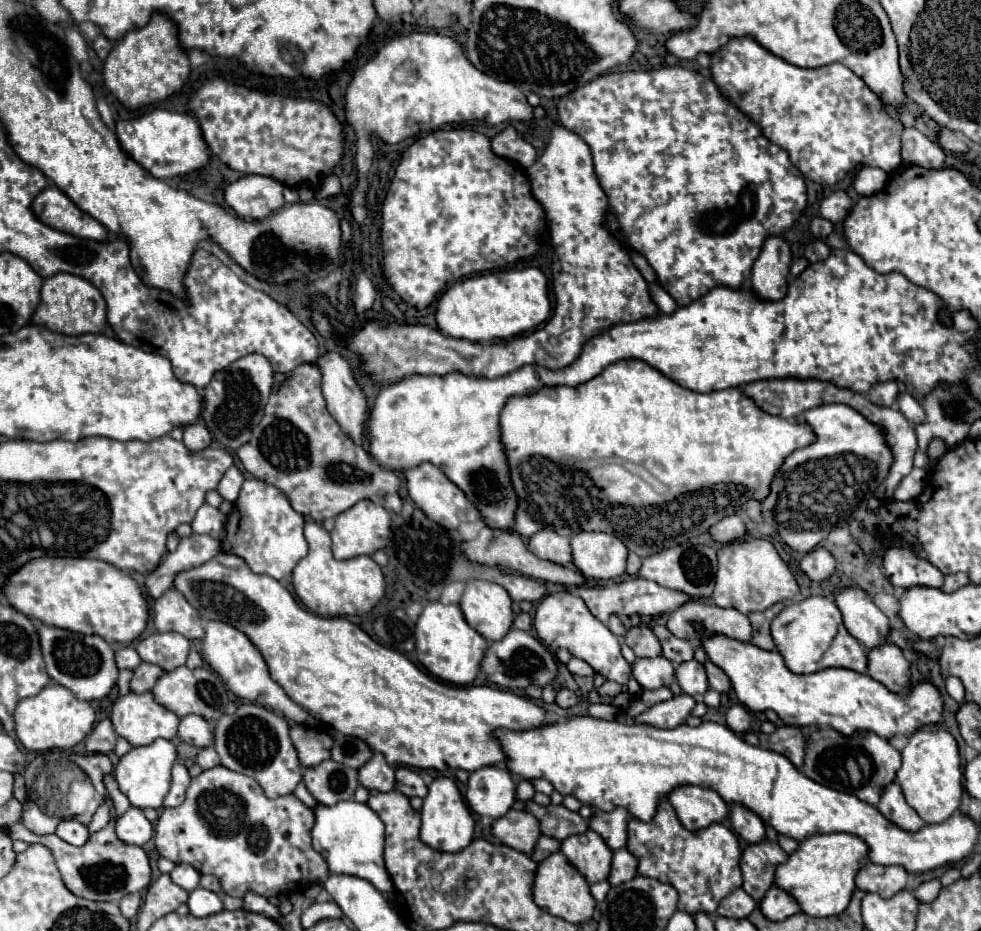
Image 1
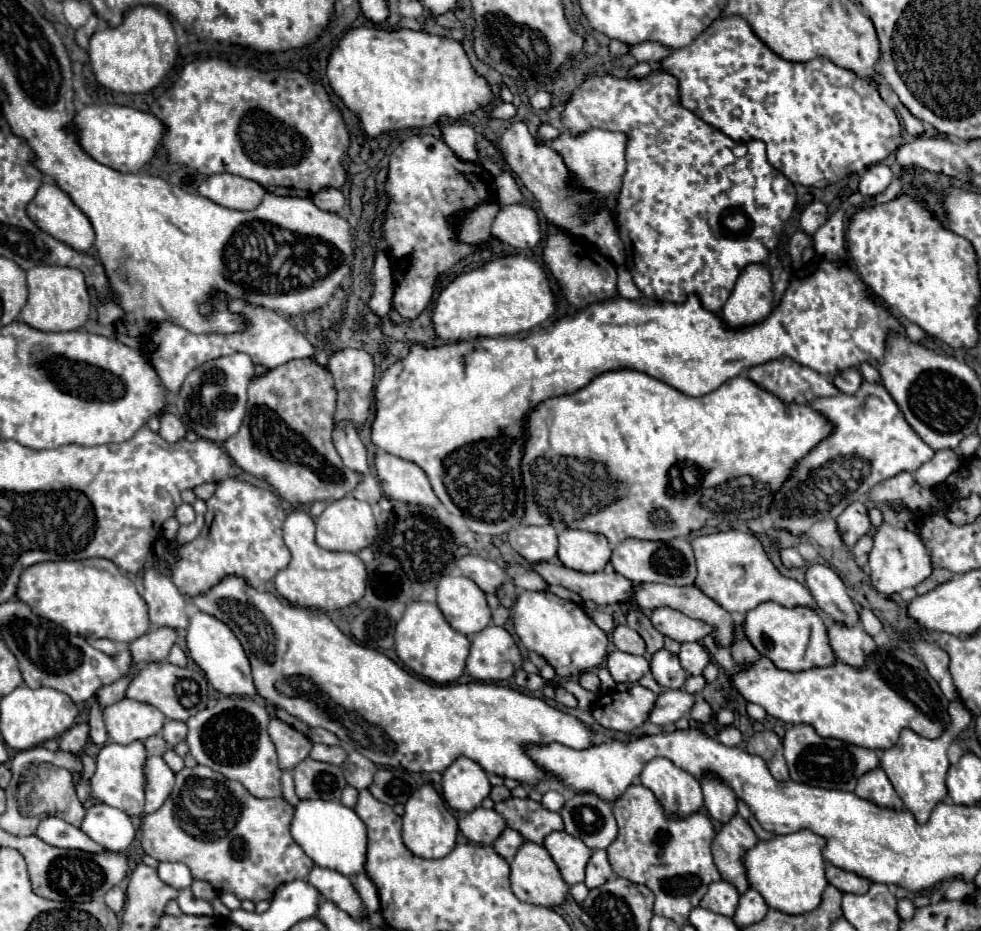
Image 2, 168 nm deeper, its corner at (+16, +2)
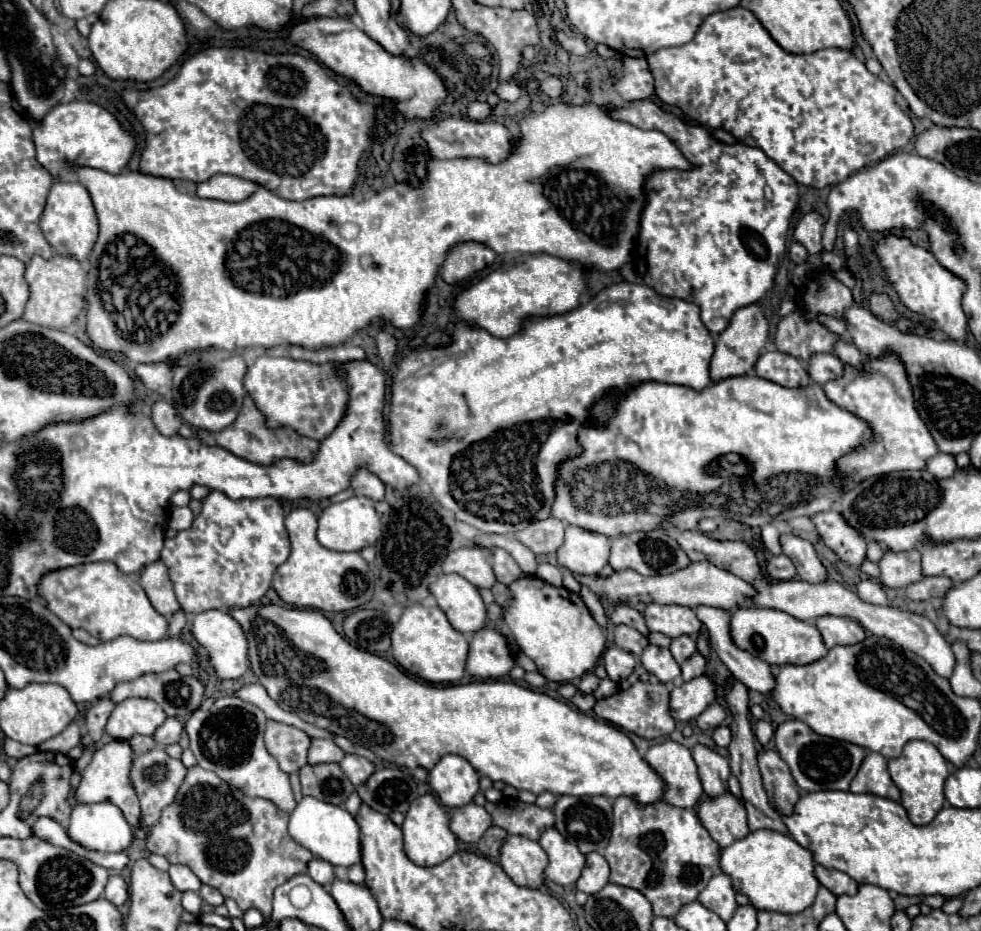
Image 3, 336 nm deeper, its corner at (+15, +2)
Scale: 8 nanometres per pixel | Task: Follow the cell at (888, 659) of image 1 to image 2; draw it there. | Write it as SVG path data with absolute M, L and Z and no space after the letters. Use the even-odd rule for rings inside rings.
M828 624L828 638L836 658L852 668L862 670L868 658L876 654L876 642L872 640L872 636L864 632L860 624L852 628L840 624Z

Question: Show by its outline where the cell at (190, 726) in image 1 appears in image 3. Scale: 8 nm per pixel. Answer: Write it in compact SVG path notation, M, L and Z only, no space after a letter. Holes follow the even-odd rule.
M167 718L153 734L153 740L157 744L163 744L163 746L169 746L169 744L175 744L179 742L179 736L183 732L183 724L177 720L177 718Z

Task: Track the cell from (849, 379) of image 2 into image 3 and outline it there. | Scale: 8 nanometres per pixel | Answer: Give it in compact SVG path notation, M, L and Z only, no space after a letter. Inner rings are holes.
M813 354L807 360L809 378L817 384L825 384L829 382L829 378L837 378L841 370L843 370L843 362L833 354Z

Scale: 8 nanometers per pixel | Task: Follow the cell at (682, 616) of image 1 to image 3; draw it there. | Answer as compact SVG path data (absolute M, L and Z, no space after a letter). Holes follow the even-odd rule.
M649 602L643 610L643 618L649 630L661 632L669 638L677 638L681 634L697 634L701 630L699 618L687 606Z

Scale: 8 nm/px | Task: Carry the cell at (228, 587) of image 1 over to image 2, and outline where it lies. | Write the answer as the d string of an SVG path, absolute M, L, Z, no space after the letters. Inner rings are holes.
M224 576L208 592L190 596L190 602L198 610L216 616L236 634L250 660L256 690L264 700L284 708L288 714L296 716L308 726L330 730L344 744L364 754L376 766L404 768L408 772L444 772L458 756L466 756L478 762L486 772L526 784L538 784L546 780L548 774L524 754L524 744L560 742L570 748L592 746L590 732L578 718L548 706L540 698L488 682L446 686L426 682L402 670L382 652L366 648L342 634L322 610L286 606L274 594L252 588L242 576Z

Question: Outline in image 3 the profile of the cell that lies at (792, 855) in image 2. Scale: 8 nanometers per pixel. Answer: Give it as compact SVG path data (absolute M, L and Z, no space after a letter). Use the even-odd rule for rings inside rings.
M755 830L745 838L735 840L731 846L721 850L719 864L731 878L733 890L745 894L757 910L795 914L809 908L819 890L819 882L813 874L813 854L803 846L797 846L791 836L775 830Z

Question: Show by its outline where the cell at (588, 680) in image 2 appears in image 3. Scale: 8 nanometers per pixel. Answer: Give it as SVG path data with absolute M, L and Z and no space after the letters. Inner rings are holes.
M593 672L585 674L585 676L581 678L581 682L579 682L579 690L585 692L585 694L593 694L593 692L597 690L597 686L599 686L599 678L597 678Z

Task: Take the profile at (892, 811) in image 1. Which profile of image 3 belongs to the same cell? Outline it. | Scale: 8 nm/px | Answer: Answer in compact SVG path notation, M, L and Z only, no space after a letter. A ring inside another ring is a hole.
M869 752L863 762L861 762L861 768L857 772L857 776L853 778L851 786L849 786L851 792L855 794L875 794L875 796L883 796L883 798L889 798L889 800L899 800L901 794L899 794L899 788L893 784L889 772L887 772L887 760L877 754L877 752Z

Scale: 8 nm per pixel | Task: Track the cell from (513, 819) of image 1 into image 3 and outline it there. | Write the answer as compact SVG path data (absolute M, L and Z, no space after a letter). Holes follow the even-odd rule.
M469 802L461 808L455 808L451 812L451 832L461 840L461 842L477 842L481 834L491 826L491 818L483 806L477 806L475 802Z

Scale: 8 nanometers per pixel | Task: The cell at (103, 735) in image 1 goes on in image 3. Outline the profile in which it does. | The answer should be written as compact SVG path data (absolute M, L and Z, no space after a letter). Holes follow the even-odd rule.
M71 722L61 734L57 734L57 738L49 738L45 740L39 750L41 752L59 752L59 754L69 754L71 748L75 748L81 742L81 730L75 722Z

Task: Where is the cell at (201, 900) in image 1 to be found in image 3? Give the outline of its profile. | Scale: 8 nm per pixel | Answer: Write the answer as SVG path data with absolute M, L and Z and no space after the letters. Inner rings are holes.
M183 892L183 908L185 908L187 912L199 914L201 902L203 902L203 900L199 898L199 894L195 894L195 892Z

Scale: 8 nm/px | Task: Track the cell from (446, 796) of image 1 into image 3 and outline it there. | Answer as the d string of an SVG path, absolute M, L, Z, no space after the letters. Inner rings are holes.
M431 794L413 800L413 806L409 806L401 830L405 838L405 854L419 866L437 866L457 852L457 838L449 830L449 816Z

